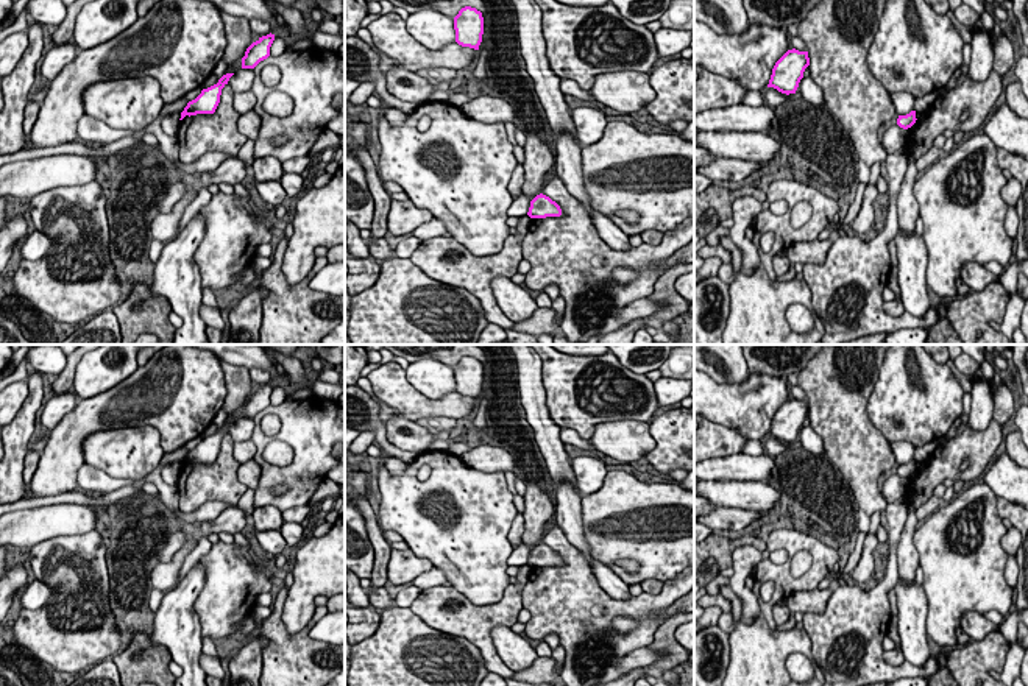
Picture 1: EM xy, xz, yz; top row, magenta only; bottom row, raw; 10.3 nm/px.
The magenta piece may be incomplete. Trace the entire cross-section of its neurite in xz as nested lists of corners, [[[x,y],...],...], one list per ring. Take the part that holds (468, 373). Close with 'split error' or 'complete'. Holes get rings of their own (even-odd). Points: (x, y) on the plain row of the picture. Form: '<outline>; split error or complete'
[[[465,355],[454,366],[456,391],[479,399],[484,384],[484,366],[476,357]]]; complete

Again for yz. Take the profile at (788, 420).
[[[788,399],[774,415],[767,437],[782,443],[796,443],[805,418],[810,415],[808,401]]]; complete

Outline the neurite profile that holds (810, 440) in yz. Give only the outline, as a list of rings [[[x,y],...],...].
[[[803,426],[799,432],[799,441],[803,446],[805,451],[822,455],[824,454],[824,441],[822,438],[814,432],[811,426]]]

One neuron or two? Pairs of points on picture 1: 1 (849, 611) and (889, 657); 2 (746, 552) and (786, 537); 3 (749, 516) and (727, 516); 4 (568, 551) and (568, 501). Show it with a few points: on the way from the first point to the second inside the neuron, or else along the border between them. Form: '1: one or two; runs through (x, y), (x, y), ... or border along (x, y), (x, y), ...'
1: two; border along (882, 652), (886, 663), (899, 666), (905, 661)
2: two; border along (768, 557), (755, 565)
3: one; runs through (744, 516), (732, 516)
4: two; border along (554, 523), (590, 566)

